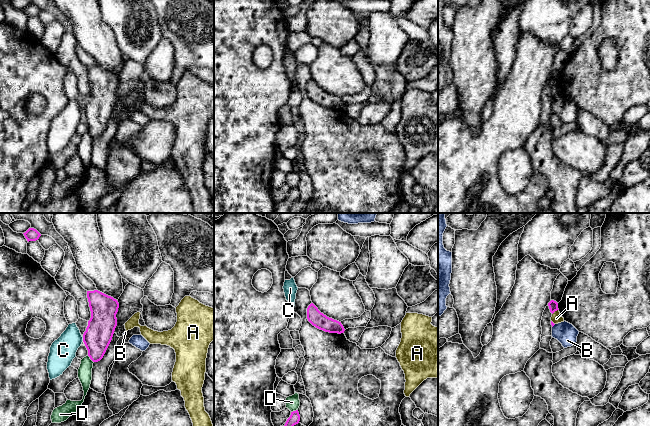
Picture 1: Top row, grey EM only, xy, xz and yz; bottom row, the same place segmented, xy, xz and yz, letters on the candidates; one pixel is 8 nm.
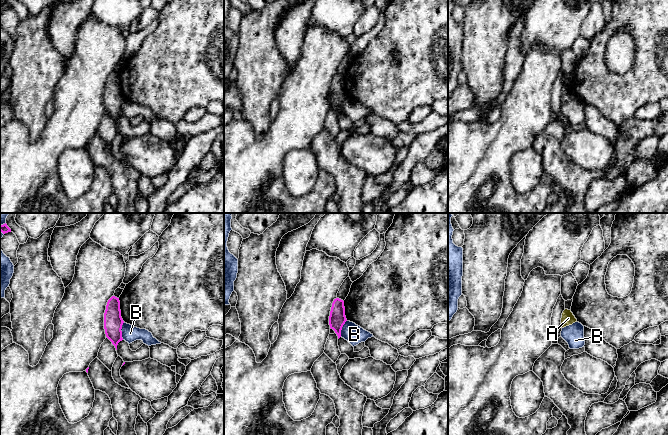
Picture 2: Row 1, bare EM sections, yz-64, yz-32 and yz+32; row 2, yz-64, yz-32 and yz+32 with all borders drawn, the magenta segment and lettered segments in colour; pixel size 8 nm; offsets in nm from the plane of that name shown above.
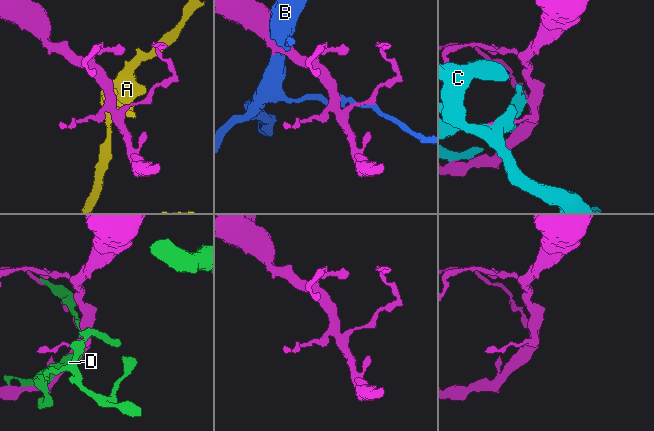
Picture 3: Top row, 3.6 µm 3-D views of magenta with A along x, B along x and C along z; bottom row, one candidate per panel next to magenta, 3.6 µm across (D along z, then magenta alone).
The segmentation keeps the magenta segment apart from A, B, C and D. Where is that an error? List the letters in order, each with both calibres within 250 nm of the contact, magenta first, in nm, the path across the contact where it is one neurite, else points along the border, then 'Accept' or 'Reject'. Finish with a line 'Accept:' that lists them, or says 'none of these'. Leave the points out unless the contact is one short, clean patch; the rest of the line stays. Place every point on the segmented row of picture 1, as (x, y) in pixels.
A: Thickness 80 nm (magenta) against 90 nm. Boundary: yz (558, 309), (552, 314). Reject
B: Thickness 20 nm (magenta) against 170 nm. Reject
C: Thickness 220 nm (magenta) against 200 nm. Reject
D: Thickness 220 nm (magenta) against 110 nm. Reject
Accept: none of these

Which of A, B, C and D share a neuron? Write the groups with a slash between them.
A / B / C / D

